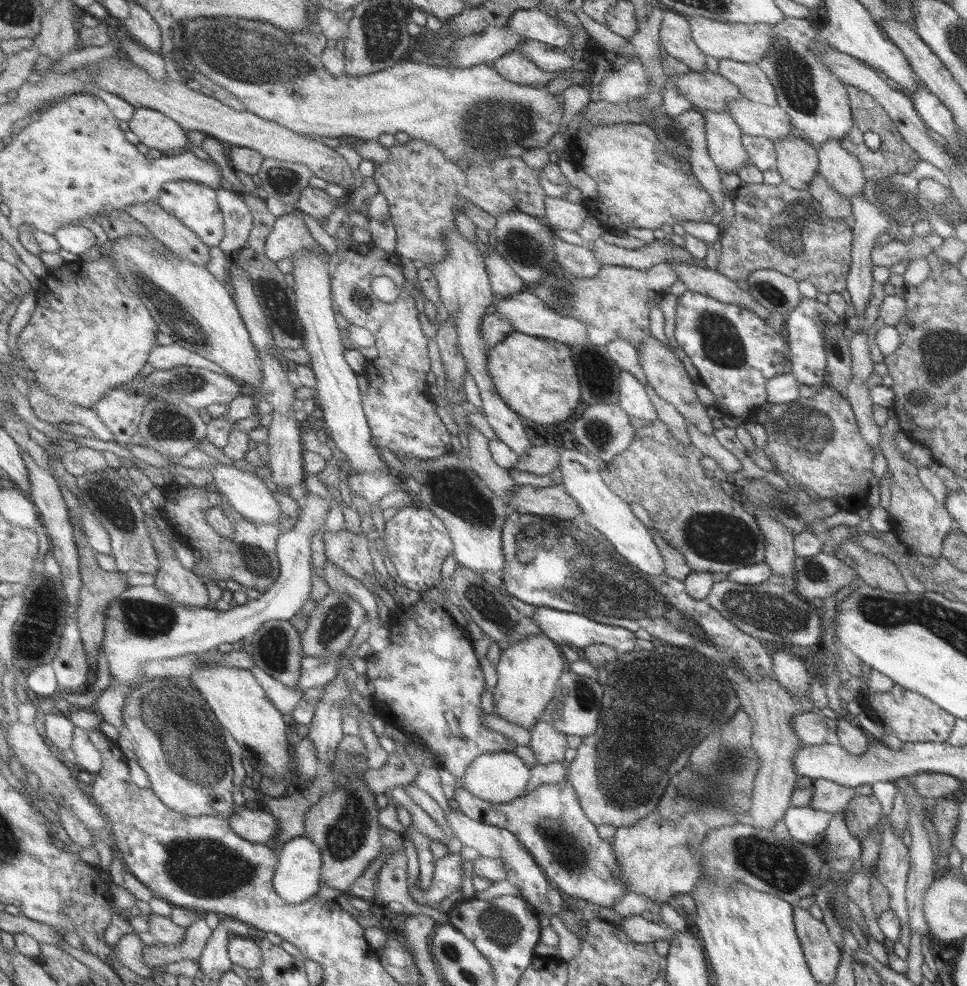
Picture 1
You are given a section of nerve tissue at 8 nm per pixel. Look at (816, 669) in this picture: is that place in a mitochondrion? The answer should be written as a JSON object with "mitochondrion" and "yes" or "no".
{"mitochondrion":"no"}

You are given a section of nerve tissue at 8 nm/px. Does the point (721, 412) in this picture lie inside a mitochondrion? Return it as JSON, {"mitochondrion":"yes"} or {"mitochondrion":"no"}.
{"mitochondrion":"no"}

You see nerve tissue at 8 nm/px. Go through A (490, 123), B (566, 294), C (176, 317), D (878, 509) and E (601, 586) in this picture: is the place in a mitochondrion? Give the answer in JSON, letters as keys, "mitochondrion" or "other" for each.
{"A":"mitochondrion","B":"mitochondrion","C":"mitochondrion","D":"other","E":"mitochondrion"}

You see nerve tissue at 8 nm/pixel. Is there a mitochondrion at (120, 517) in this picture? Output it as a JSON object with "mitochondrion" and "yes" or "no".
{"mitochondrion":"yes"}

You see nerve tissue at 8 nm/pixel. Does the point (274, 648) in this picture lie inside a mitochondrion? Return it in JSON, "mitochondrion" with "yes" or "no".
{"mitochondrion":"yes"}

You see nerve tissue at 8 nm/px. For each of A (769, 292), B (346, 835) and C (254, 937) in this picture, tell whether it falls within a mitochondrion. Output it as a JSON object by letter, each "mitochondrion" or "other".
{"A":"mitochondrion","B":"mitochondrion","C":"other"}

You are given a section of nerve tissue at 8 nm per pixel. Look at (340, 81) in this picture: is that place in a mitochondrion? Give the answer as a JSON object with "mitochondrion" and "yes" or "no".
{"mitochondrion":"no"}

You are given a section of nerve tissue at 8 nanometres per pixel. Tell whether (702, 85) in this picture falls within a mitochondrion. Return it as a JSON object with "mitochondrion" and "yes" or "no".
{"mitochondrion":"no"}

